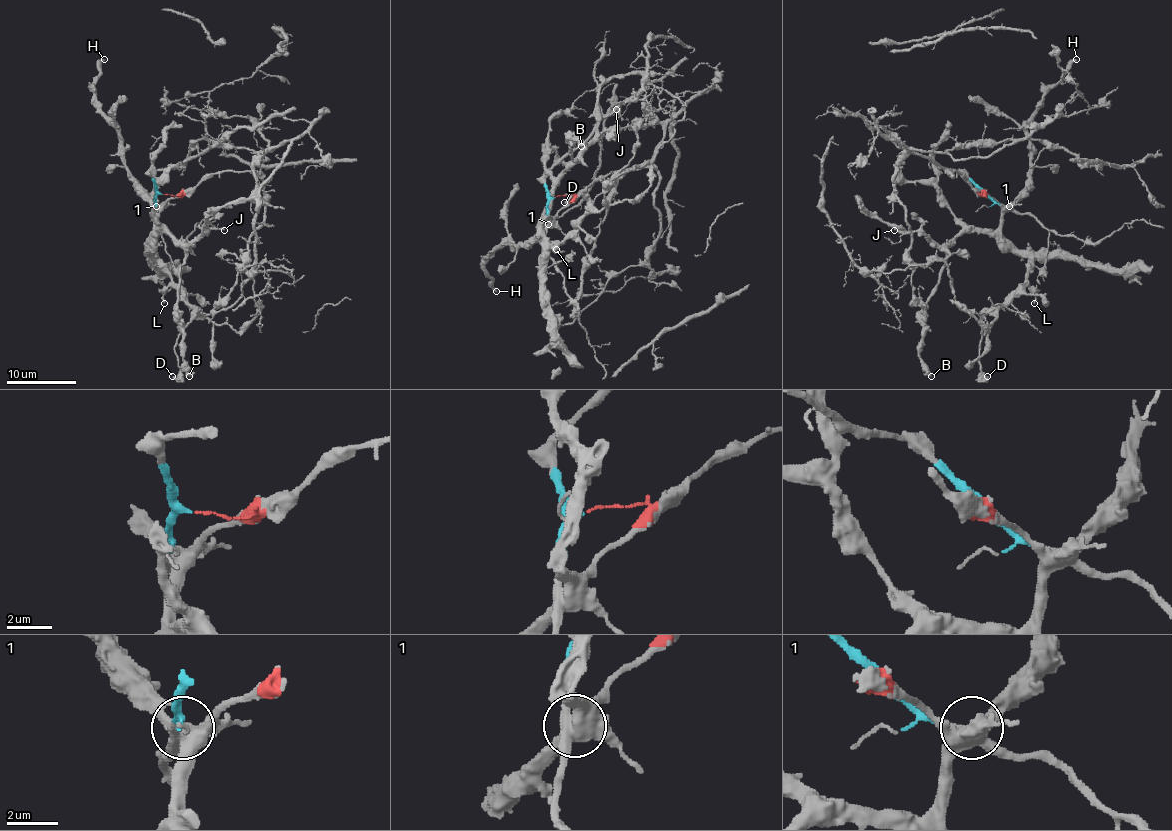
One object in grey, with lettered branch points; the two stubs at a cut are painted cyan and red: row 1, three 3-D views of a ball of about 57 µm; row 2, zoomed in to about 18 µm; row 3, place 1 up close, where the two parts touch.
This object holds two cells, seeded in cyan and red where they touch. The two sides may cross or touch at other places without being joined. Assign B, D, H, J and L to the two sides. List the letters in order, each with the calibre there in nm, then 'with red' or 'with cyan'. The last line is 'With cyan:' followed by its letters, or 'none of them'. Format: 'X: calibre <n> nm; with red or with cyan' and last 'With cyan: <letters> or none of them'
B: calibre 500 nm; with red
D: calibre 280 nm; with red
H: calibre 240 nm; with red
J: calibre 150 nm; with red
L: calibre 180 nm; with red
With cyan: none of them

